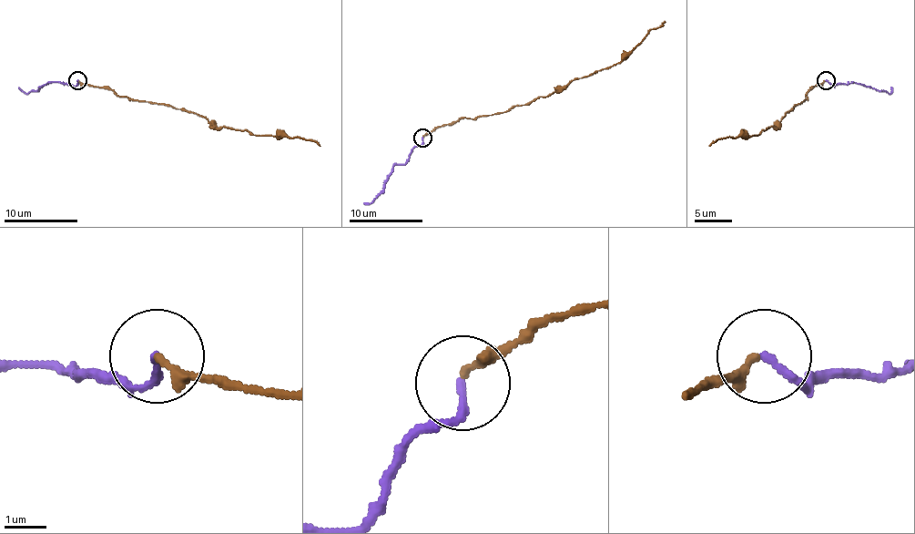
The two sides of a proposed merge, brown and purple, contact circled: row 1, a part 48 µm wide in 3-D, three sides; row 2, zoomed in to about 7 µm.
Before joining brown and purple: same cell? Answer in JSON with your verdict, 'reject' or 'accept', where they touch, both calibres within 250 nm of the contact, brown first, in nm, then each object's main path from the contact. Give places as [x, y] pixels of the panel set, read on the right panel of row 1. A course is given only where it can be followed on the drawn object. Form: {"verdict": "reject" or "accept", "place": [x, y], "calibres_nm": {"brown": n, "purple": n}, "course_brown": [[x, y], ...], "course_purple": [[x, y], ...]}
{"verdict": "accept", "place": [826, 80], "calibres_nm": {"brown": 240, "purple": 180}, "course_brown": [[826, 81], [813, 87], [806, 96], [808, 97], [774, 127], [757, 134], [720, 138], [709, 145]], "course_purple": [[826, 81], [833, 85], [855, 83], [887, 92], [890, 92], [892, 87]]}

